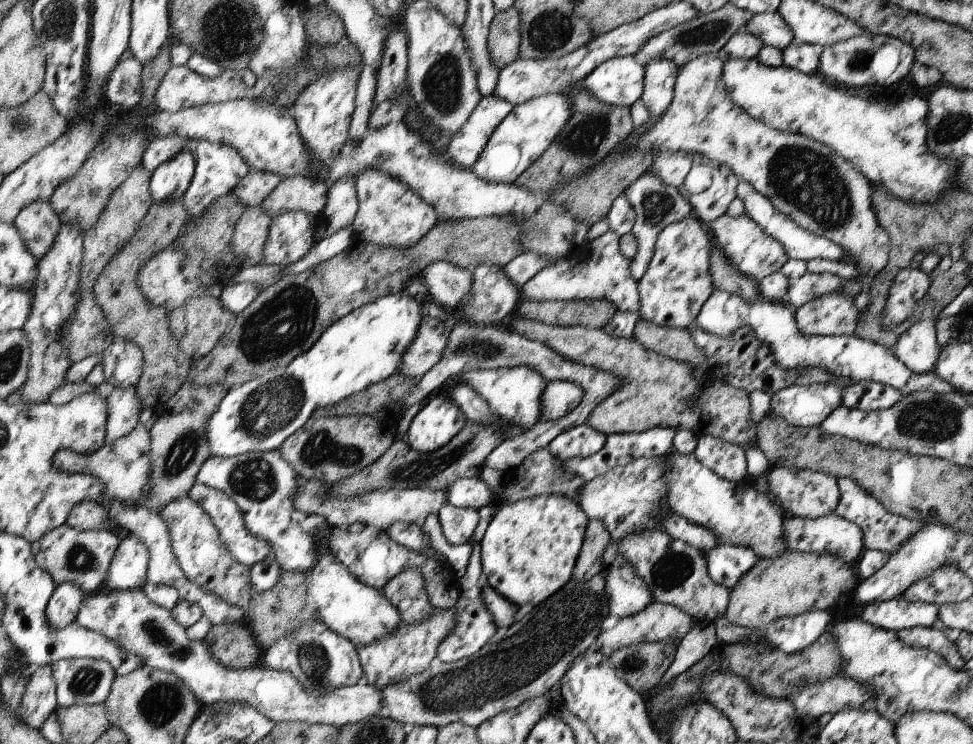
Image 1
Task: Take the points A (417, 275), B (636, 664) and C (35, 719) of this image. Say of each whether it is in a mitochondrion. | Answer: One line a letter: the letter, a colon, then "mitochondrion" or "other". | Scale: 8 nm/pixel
A: other
B: mitochondrion
C: other

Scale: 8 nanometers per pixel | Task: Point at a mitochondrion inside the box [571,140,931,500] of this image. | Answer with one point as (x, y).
(807, 180)

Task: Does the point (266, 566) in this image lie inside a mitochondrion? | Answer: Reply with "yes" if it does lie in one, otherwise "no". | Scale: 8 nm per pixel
no

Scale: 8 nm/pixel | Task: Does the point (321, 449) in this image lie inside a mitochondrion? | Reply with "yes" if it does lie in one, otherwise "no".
yes

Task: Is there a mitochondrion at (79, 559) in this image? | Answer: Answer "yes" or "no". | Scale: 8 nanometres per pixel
yes

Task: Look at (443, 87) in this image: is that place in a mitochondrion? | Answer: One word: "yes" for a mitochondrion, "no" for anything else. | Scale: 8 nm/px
yes

